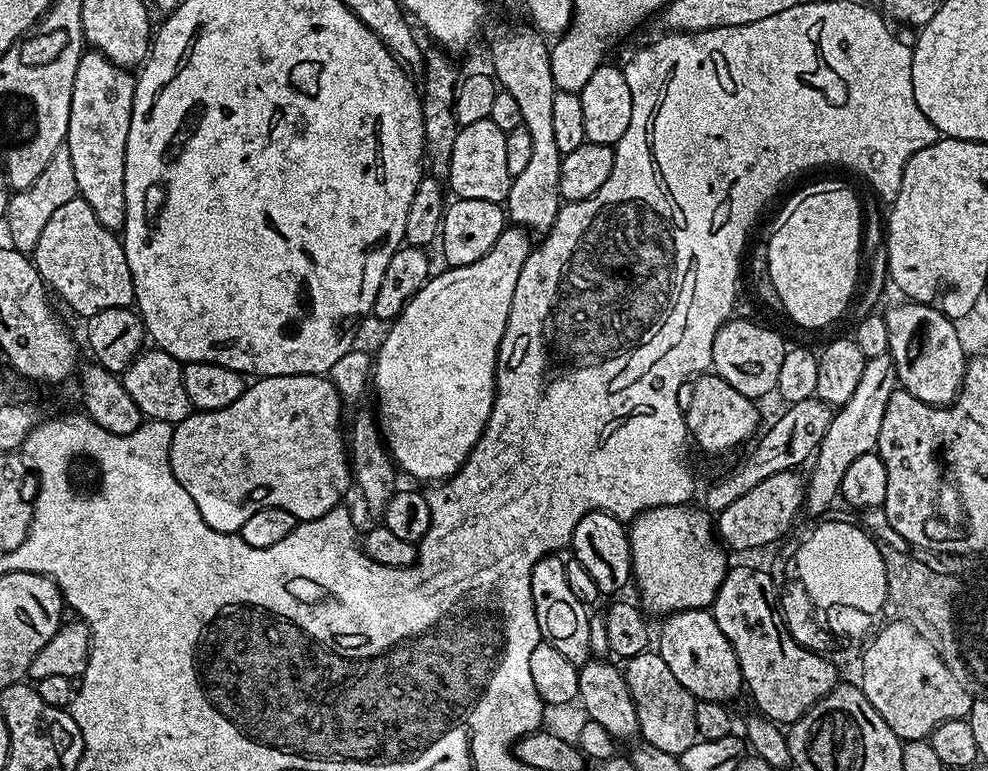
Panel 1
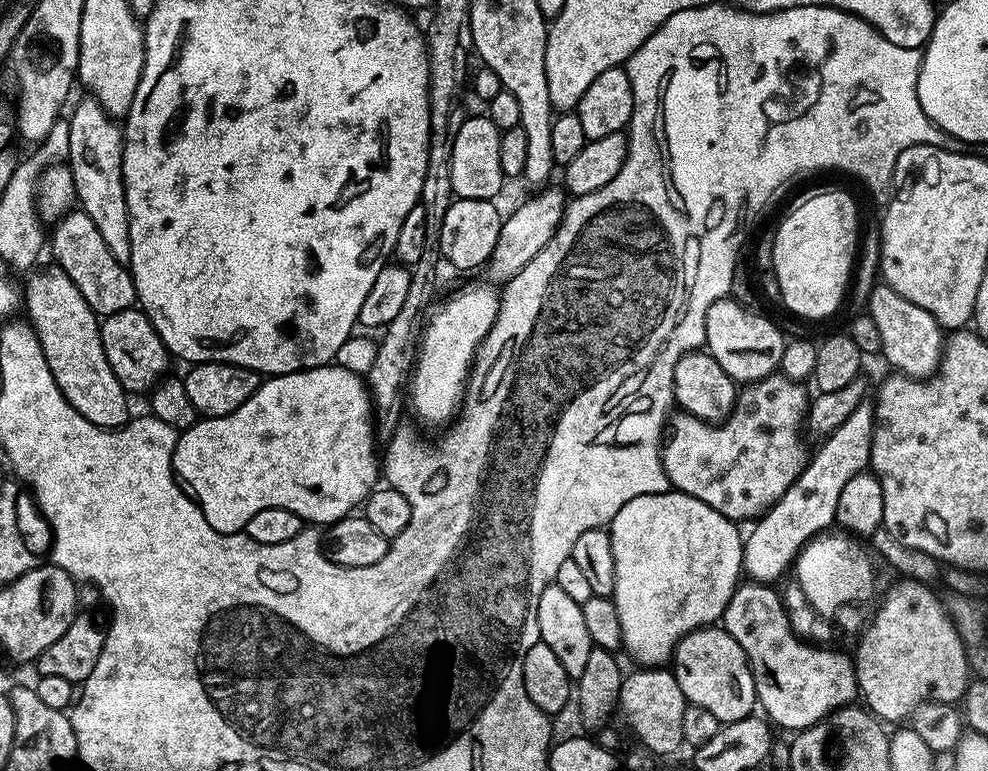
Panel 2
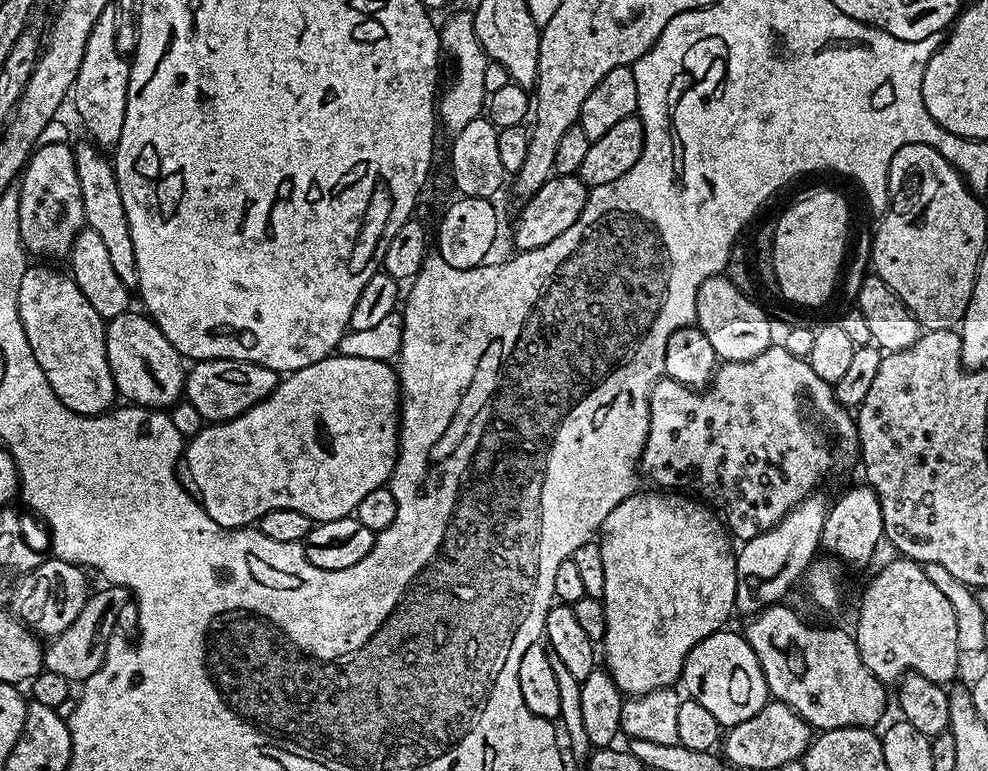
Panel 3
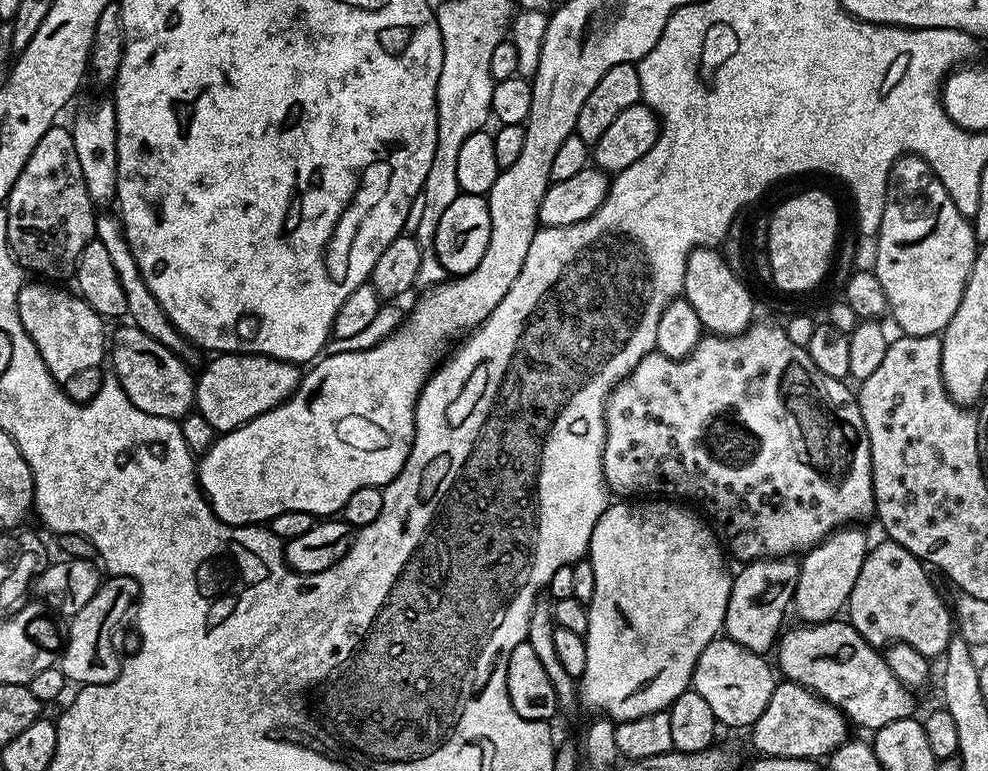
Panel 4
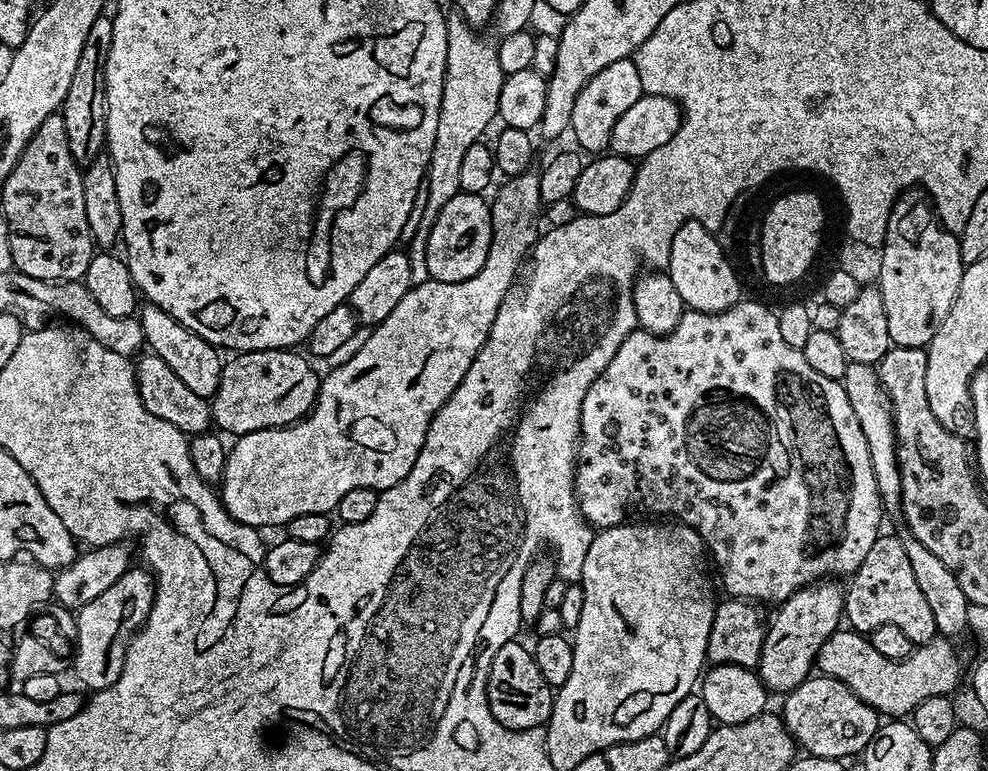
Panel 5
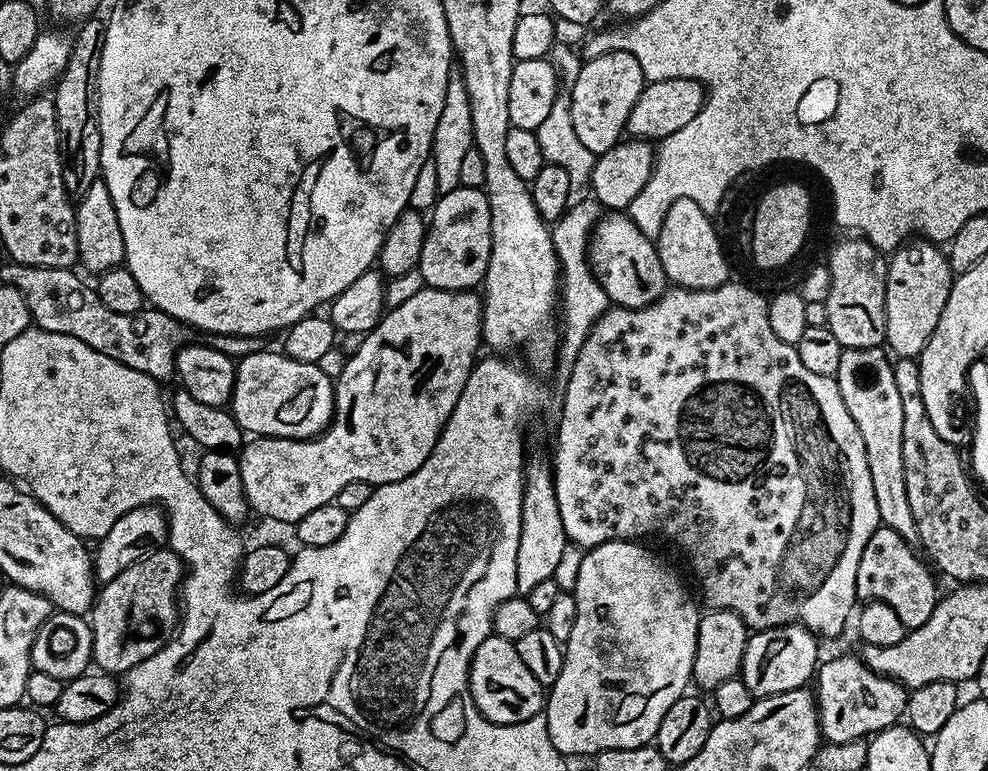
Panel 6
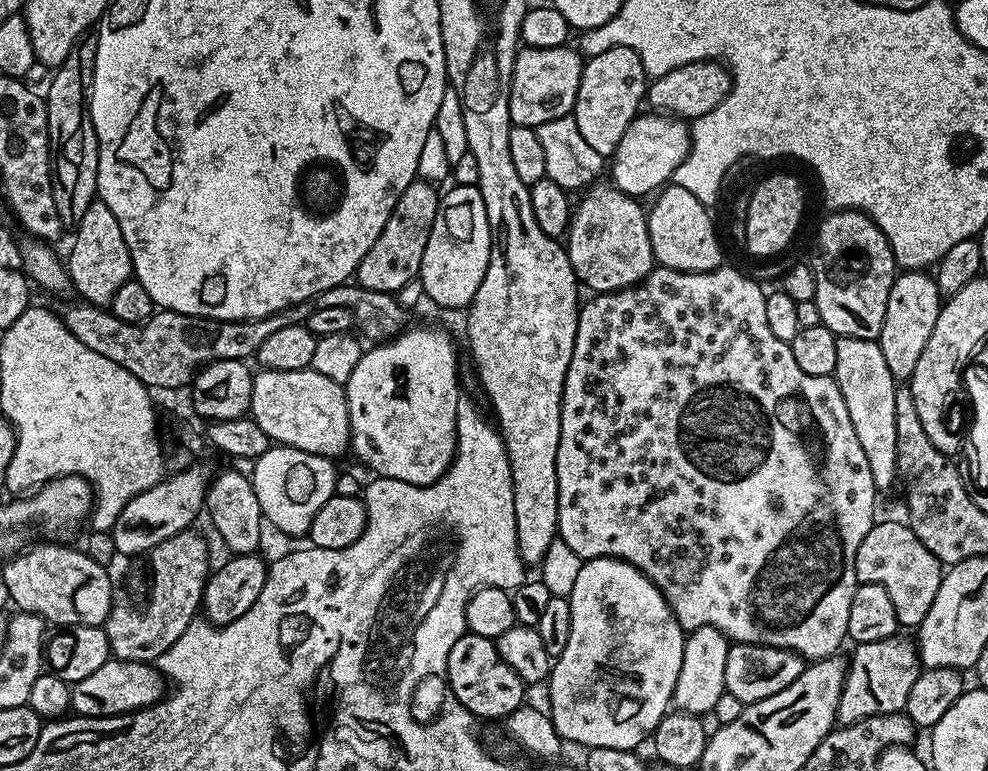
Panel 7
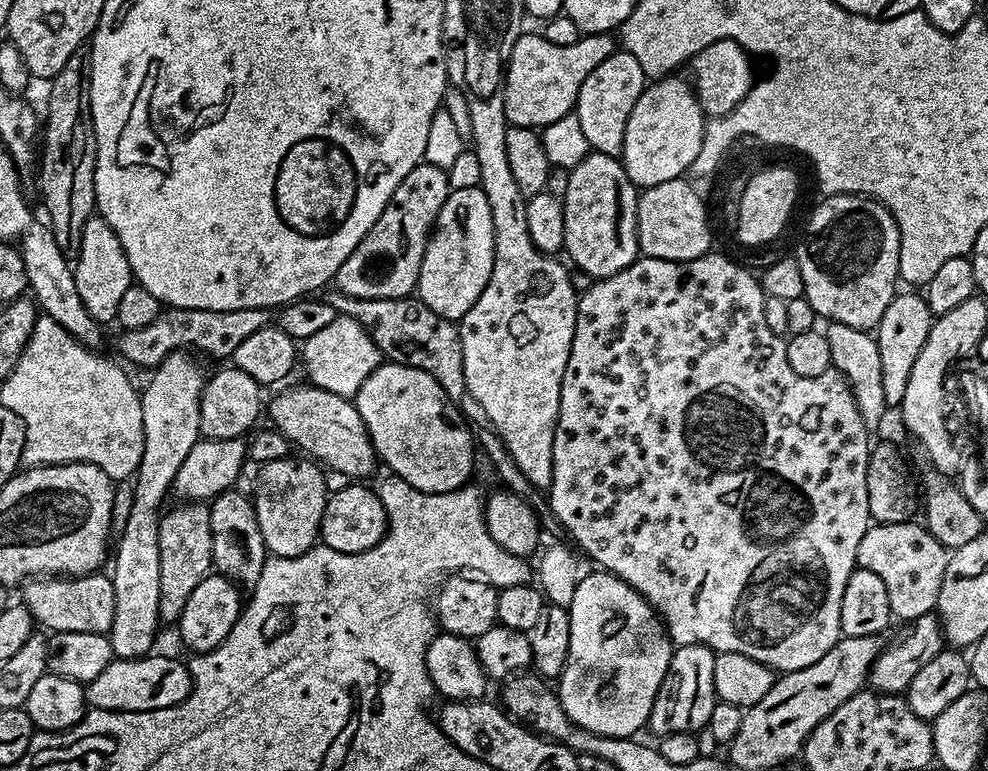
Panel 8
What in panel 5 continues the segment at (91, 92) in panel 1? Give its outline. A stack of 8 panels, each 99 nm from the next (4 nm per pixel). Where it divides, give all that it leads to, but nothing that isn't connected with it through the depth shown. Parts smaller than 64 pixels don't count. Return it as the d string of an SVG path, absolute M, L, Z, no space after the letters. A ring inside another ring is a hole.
M151 302L145 303L145 305L145 308L143 305L138 312L145 345L153 355L162 358L174 370L174 374L178 374L178 378L182 378L182 382L186 382L186 386L190 386L190 390L194 390L194 394L205 398L212 397L218 390L218 382L222 382L225 361L220 360L221 349L217 348L215 344L206 342L206 338L194 334L194 330L182 326L158 305Z

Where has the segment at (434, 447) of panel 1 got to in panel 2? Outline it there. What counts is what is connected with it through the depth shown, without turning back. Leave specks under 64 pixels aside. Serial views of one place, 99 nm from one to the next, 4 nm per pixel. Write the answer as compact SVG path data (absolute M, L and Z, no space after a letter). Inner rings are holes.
M543 187L537 191L540 192L537 196L530 197L525 204L518 205L509 216L507 213L503 217L498 242L486 265L490 279L507 282L514 278L514 274L518 274L522 266L526 266L526 262L530 262L530 258L534 258L534 254L538 254L538 250L546 246L546 242L550 242L550 238L554 238L566 211L566 192L563 187L552 187ZM476 280L473 284L462 285L453 296L446 297L440 305L438 304L427 313L426 323L419 333L414 375L410 380L410 408L413 408L428 424L436 424L447 416L455 417L458 409L463 405L466 385L469 383L472 366L476 359L476 351L480 349L480 344L486 338L486 334L490 334L500 309L500 292L498 288L487 284L484 280Z

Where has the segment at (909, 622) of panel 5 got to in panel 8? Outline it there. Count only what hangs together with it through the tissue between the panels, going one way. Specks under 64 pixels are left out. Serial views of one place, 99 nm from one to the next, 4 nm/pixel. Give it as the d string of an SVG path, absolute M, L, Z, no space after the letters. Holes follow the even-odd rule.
M913 522L895 524L873 523L866 530L866 534L862 534L862 542L858 542L858 554L856 555L856 562L859 567L870 570L874 574L878 574L878 578L882 578L882 583L886 585L886 595L890 597L890 610L892 611L893 617L895 617L897 621L905 620L905 622L911 622L918 618L922 618L922 614L926 614L935 609L936 603L938 602L938 594L942 590L942 578L946 578L946 566L948 565L948 557L950 555L949 549L944 548L942 542L938 542L938 538L934 538L934 534L930 534L923 523L912 523Z

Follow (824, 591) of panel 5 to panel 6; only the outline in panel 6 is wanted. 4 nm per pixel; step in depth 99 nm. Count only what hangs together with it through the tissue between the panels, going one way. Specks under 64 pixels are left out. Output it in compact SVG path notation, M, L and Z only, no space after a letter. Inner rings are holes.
M784 624L781 628L753 631L742 654L739 679L743 680L746 690L750 690L756 698L786 694L786 690L805 687L818 671L821 656L816 643L817 637L801 624Z

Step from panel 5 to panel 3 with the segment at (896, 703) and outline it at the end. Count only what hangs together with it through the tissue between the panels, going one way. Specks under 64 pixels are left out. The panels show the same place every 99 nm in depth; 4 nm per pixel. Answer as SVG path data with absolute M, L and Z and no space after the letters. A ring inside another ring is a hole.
M781 602L772 604L768 608L762 609L761 612L755 613L751 617L752 620L748 624L748 629L743 629L742 635L748 641L749 646L754 650L754 654L758 658L758 662L762 666L762 674L768 683L768 691L777 700L783 700L784 703L789 704L800 717L805 720L808 725L814 730L820 732L829 732L835 728L871 728L877 727L876 723L884 716L884 707L887 706L888 700L890 704L890 692L887 692L885 681L878 679L878 677L870 671L868 667L862 662L862 654L858 654L858 646L856 645L856 637L851 631L843 632L840 628L815 628L812 624L807 624L802 617L796 612L791 612L787 608L787 603Z

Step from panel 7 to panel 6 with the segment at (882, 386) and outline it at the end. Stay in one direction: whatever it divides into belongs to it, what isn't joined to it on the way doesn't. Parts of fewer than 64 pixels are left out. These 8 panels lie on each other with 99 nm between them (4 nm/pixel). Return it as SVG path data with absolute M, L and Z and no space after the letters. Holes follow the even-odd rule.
M883 347L846 348L834 379L866 446L866 466L870 466L870 482L878 502L880 523L902 534L907 544L916 546L920 535L918 526L914 526L910 498L906 498L906 470L902 466L902 398L898 395L898 382L894 382L893 361L888 360L887 355Z

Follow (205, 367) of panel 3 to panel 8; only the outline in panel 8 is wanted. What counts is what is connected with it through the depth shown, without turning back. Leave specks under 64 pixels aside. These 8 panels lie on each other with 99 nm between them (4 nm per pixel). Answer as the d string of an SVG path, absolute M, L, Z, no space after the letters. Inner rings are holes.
M288 388L285 392L280 392L272 401L267 401L266 416L269 416L271 427L275 428L287 438L289 445L301 448L301 453L307 454L313 461L319 462L324 468L342 470L342 474L353 478L368 478L372 471L378 468L378 457L370 434L358 414L355 403L347 396L330 394L330 390L313 388Z

